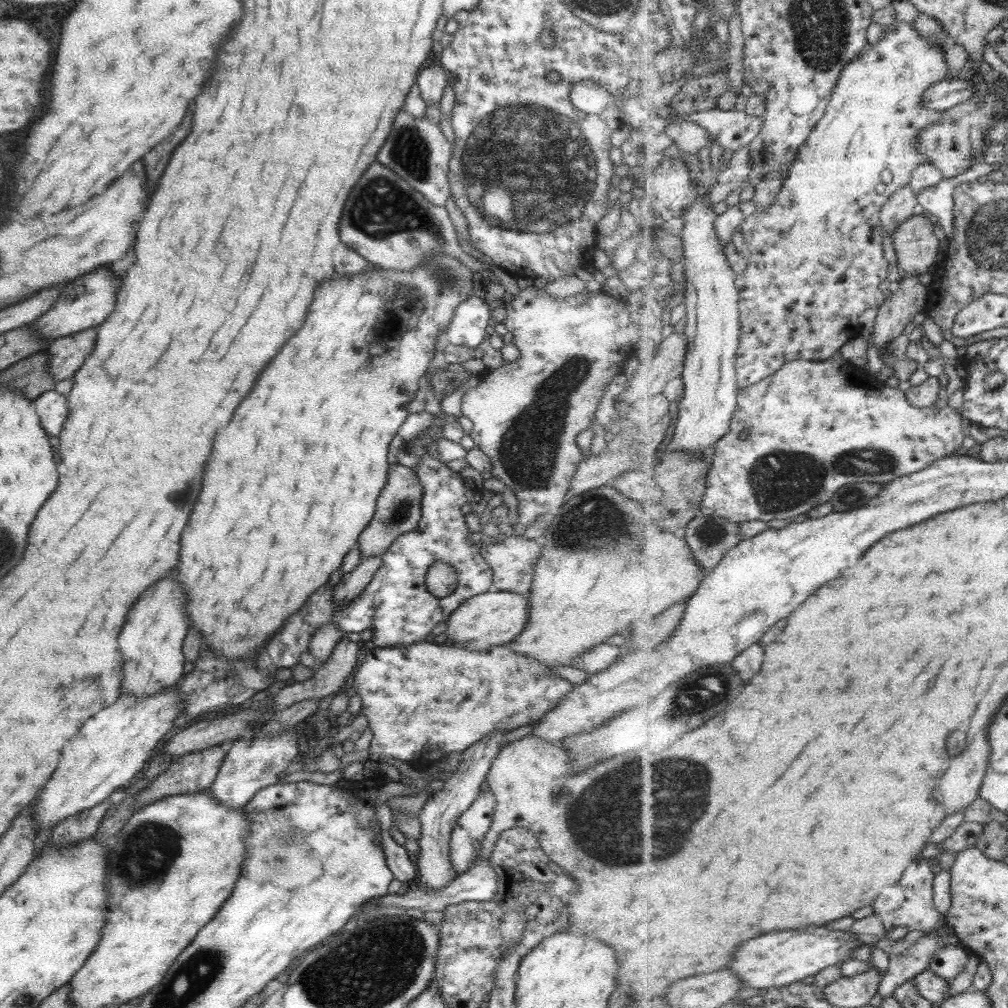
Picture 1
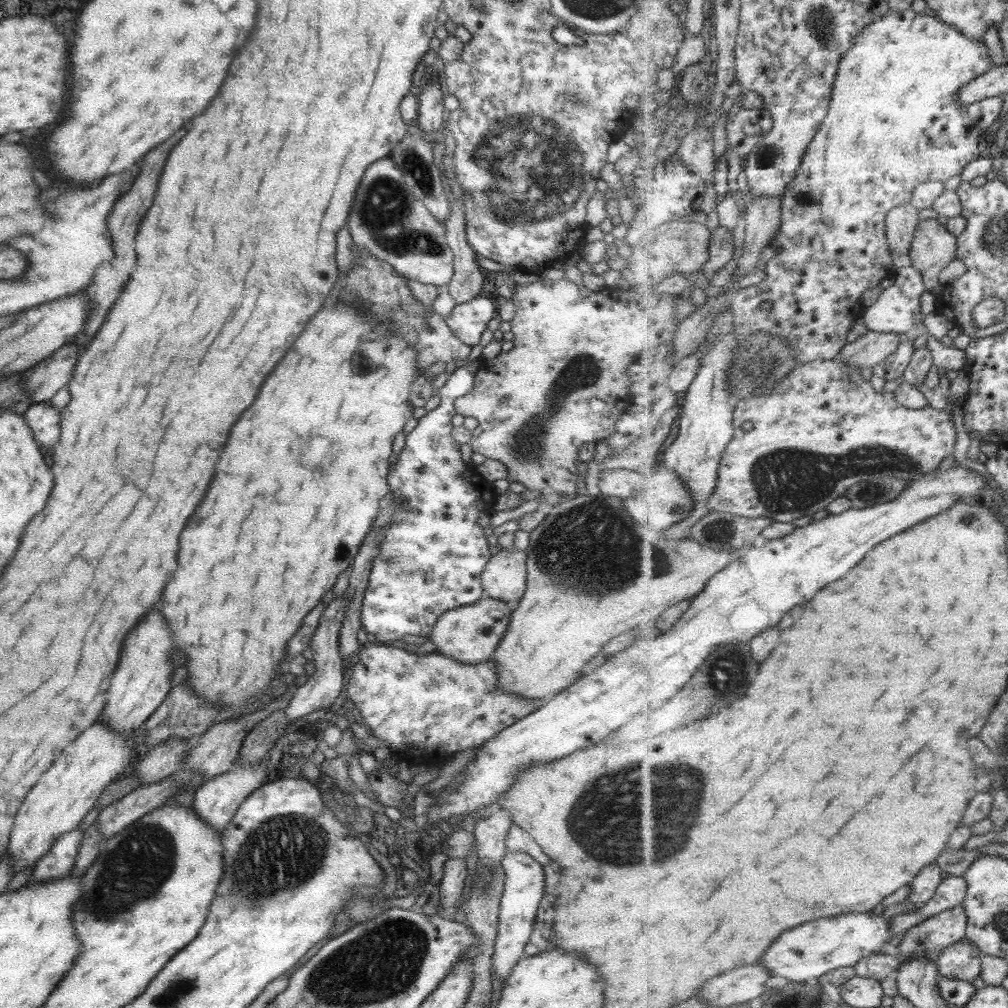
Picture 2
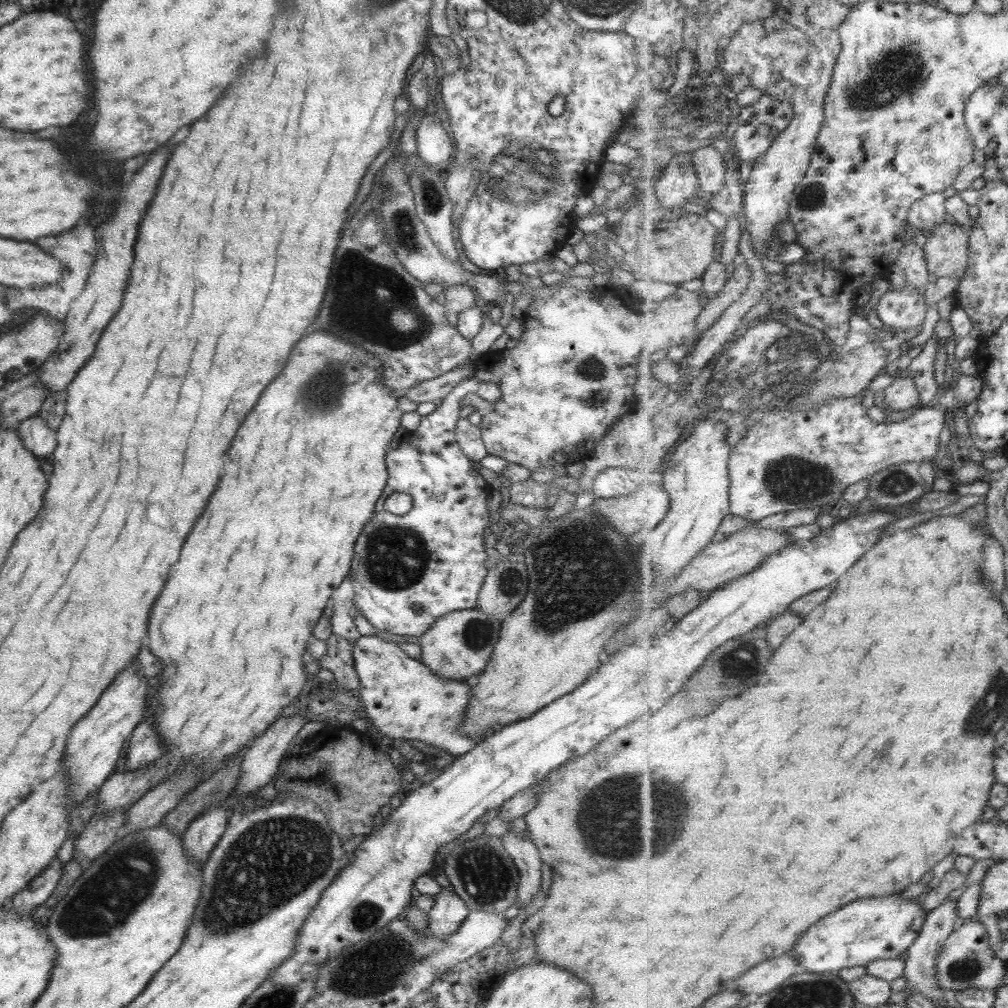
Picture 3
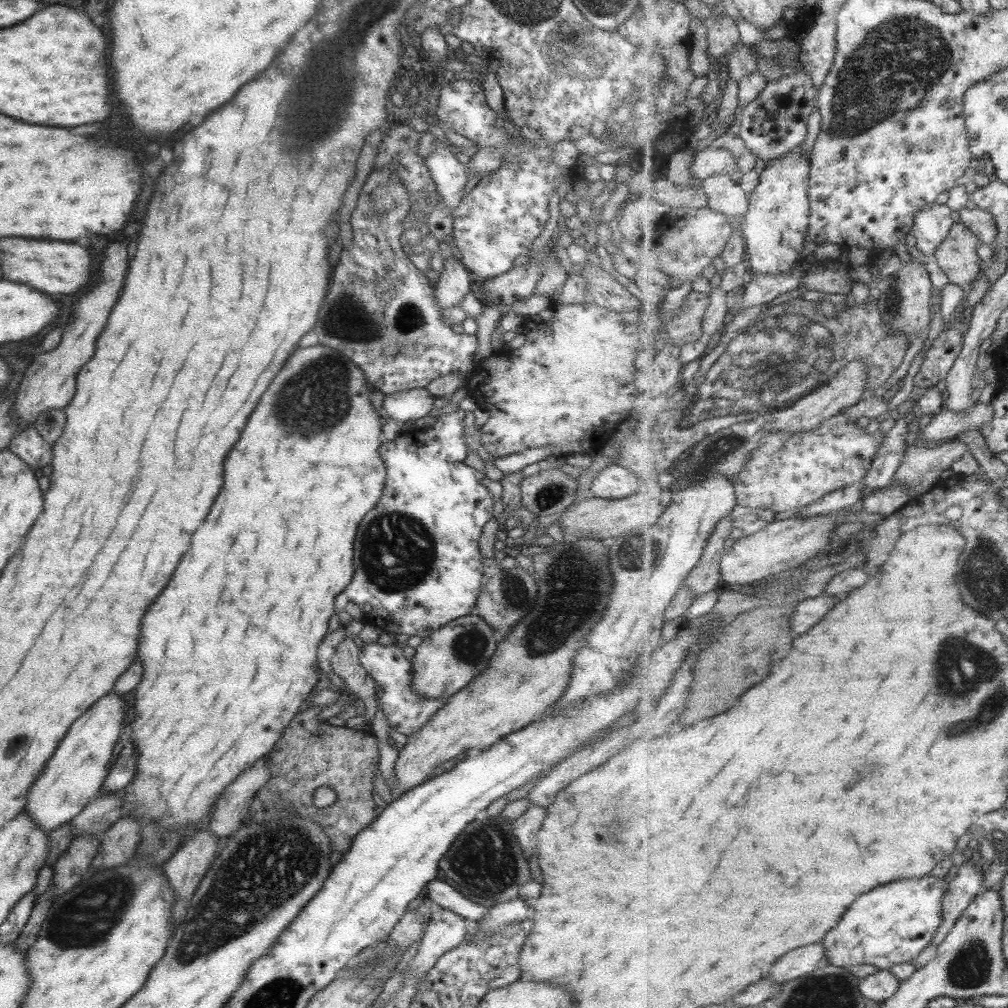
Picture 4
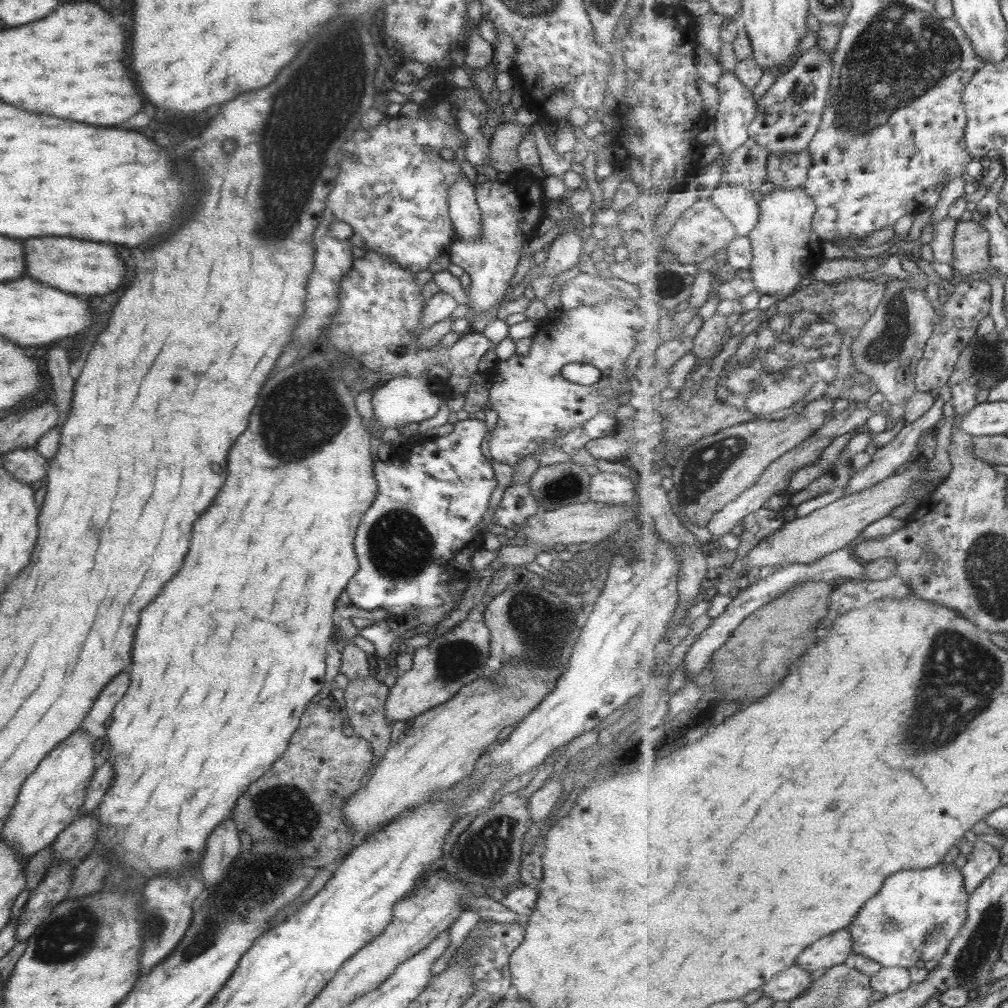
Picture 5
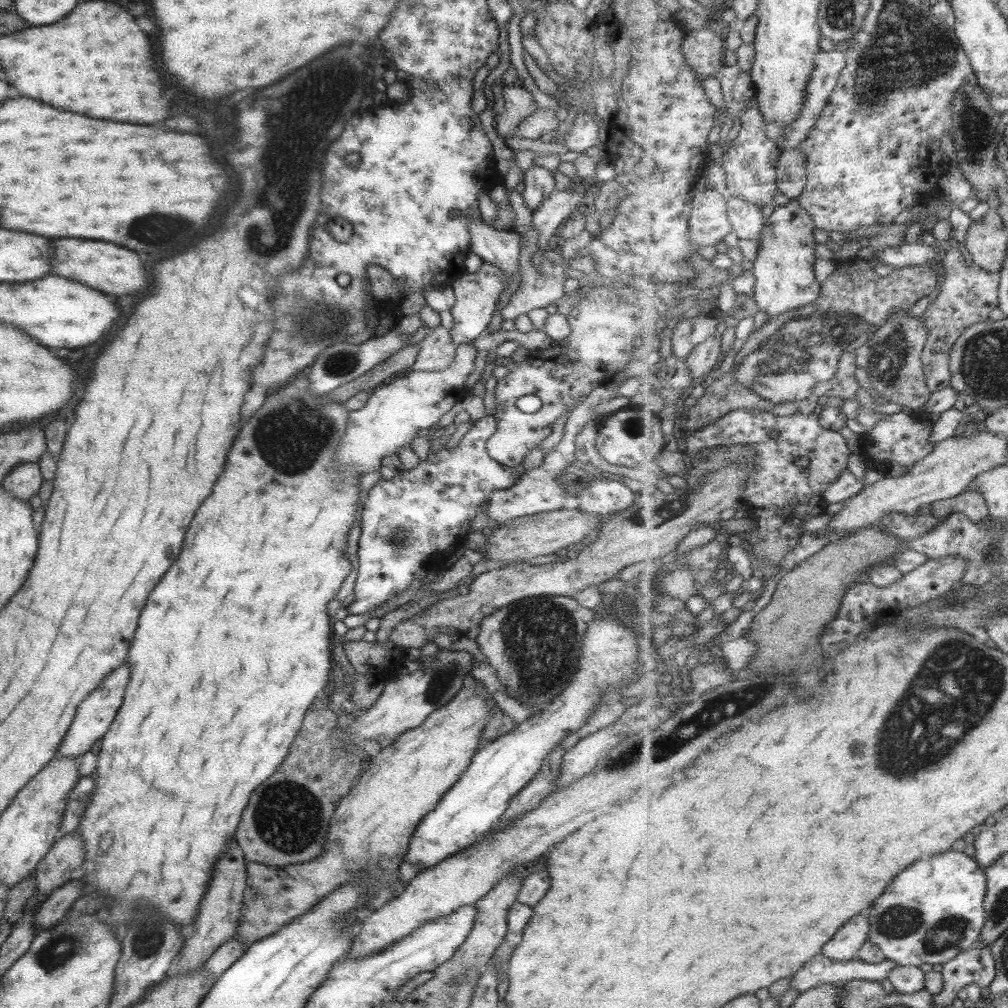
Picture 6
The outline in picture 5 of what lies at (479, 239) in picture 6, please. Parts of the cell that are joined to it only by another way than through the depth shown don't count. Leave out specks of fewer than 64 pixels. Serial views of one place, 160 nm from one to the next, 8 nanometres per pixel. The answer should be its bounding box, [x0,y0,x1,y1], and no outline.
[448,175,480,241]

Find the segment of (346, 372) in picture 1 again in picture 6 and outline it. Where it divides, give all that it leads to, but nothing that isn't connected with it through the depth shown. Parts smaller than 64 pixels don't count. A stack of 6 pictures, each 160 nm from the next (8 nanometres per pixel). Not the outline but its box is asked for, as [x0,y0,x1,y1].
[74,372,360,935]

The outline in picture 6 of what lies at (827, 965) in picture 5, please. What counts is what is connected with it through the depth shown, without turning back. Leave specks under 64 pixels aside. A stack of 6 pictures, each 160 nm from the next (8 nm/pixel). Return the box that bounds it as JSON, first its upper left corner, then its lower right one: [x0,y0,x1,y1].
[821,910,871,960]

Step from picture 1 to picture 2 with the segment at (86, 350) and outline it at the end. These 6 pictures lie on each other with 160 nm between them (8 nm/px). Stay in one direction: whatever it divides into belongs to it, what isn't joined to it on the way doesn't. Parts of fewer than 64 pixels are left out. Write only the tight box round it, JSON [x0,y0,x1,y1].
[19,341,79,404]

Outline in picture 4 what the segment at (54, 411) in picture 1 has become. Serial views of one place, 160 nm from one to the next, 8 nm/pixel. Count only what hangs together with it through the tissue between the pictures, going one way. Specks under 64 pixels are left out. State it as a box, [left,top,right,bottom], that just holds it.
[7,424,51,473]

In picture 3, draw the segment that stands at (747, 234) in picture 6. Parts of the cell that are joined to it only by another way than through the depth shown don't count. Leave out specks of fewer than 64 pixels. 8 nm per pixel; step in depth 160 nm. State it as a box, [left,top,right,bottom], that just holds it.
[692,143,727,197]

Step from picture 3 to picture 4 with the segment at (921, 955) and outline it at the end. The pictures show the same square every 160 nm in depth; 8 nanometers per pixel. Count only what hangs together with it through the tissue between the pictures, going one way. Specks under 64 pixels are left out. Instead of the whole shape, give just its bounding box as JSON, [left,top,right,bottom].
[930,860,986,949]

